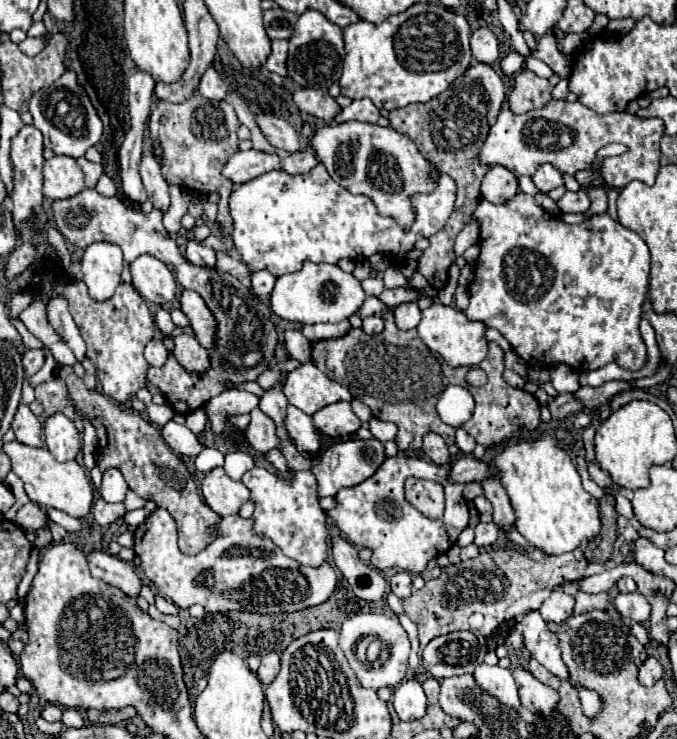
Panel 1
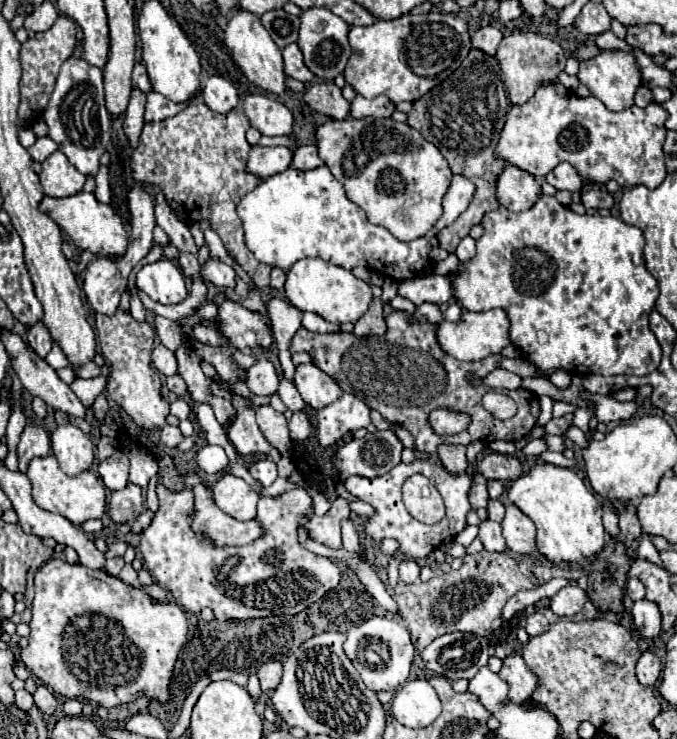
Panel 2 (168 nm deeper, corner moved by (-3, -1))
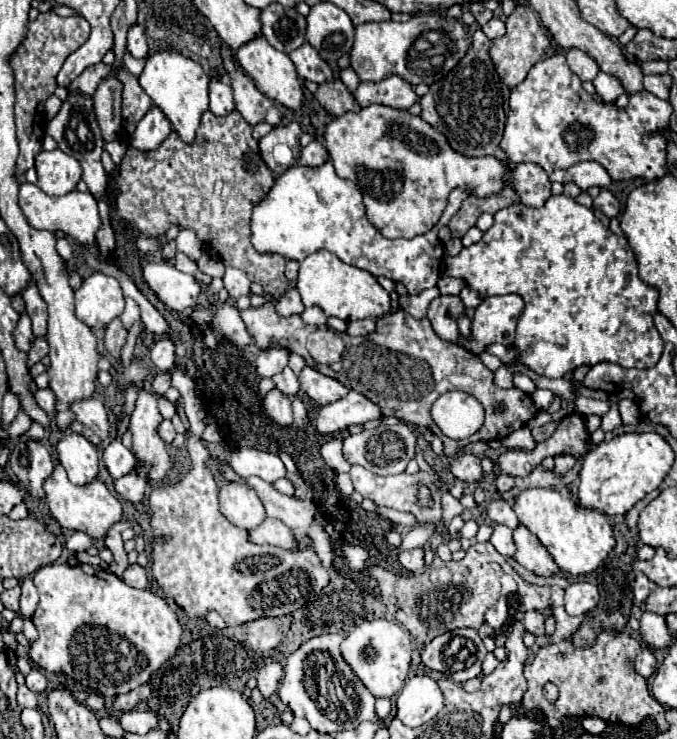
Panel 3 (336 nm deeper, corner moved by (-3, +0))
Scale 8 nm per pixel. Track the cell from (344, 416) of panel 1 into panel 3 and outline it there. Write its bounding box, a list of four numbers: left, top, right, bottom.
[316,390,382,436]

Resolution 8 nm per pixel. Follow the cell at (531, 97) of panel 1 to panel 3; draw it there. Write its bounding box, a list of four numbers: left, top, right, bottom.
[490,4,554,90]

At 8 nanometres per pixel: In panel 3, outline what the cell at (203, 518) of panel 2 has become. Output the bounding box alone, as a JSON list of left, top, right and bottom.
[248,518,308,550]

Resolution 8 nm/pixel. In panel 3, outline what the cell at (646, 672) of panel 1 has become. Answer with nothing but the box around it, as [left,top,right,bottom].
[636,648,656,678]

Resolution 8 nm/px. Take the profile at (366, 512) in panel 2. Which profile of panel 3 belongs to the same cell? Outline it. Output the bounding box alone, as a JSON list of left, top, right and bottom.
[377,507,417,531]

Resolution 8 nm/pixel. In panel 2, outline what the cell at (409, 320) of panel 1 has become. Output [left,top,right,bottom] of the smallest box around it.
[412,303,444,323]

